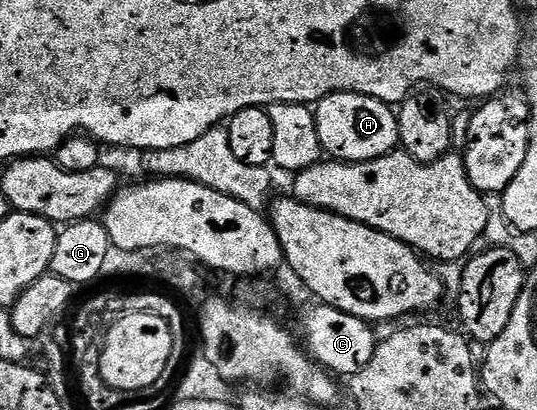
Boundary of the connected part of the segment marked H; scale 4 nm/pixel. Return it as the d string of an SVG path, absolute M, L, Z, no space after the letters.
M332 91L315 104L317 136L322 152L343 163L366 163L398 150L401 138L397 111L375 97L354 91Z

